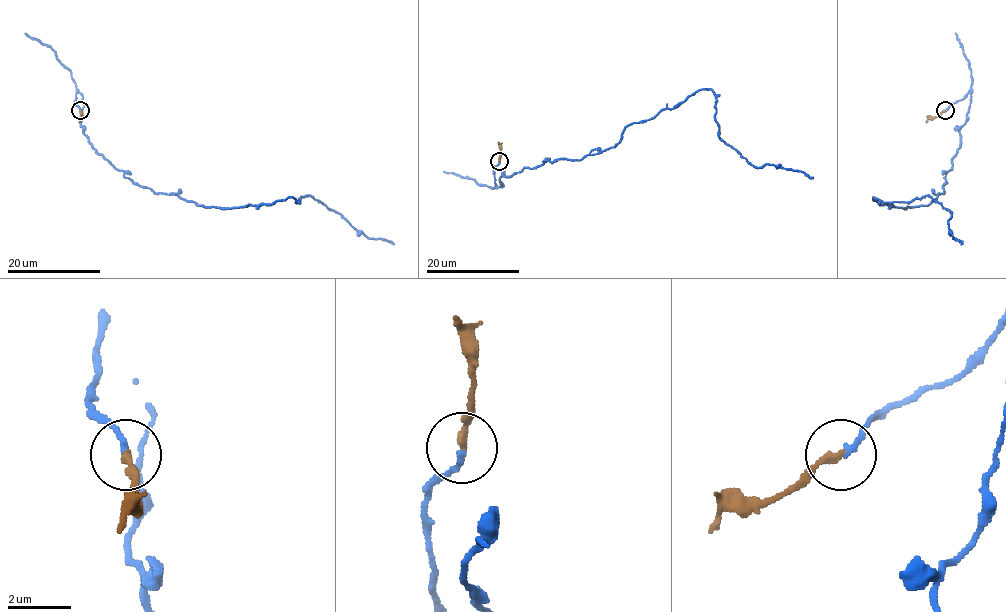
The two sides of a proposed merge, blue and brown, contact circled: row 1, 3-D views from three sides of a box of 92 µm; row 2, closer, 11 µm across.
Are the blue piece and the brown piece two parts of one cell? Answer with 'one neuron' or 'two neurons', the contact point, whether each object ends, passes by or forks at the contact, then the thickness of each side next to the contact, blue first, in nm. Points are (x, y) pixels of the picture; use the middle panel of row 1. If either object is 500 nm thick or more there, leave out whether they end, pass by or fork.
one neuron; at (499, 161); blue ends there; brown ends there; 190 nm thick on the blue side, 240 nm on the other

